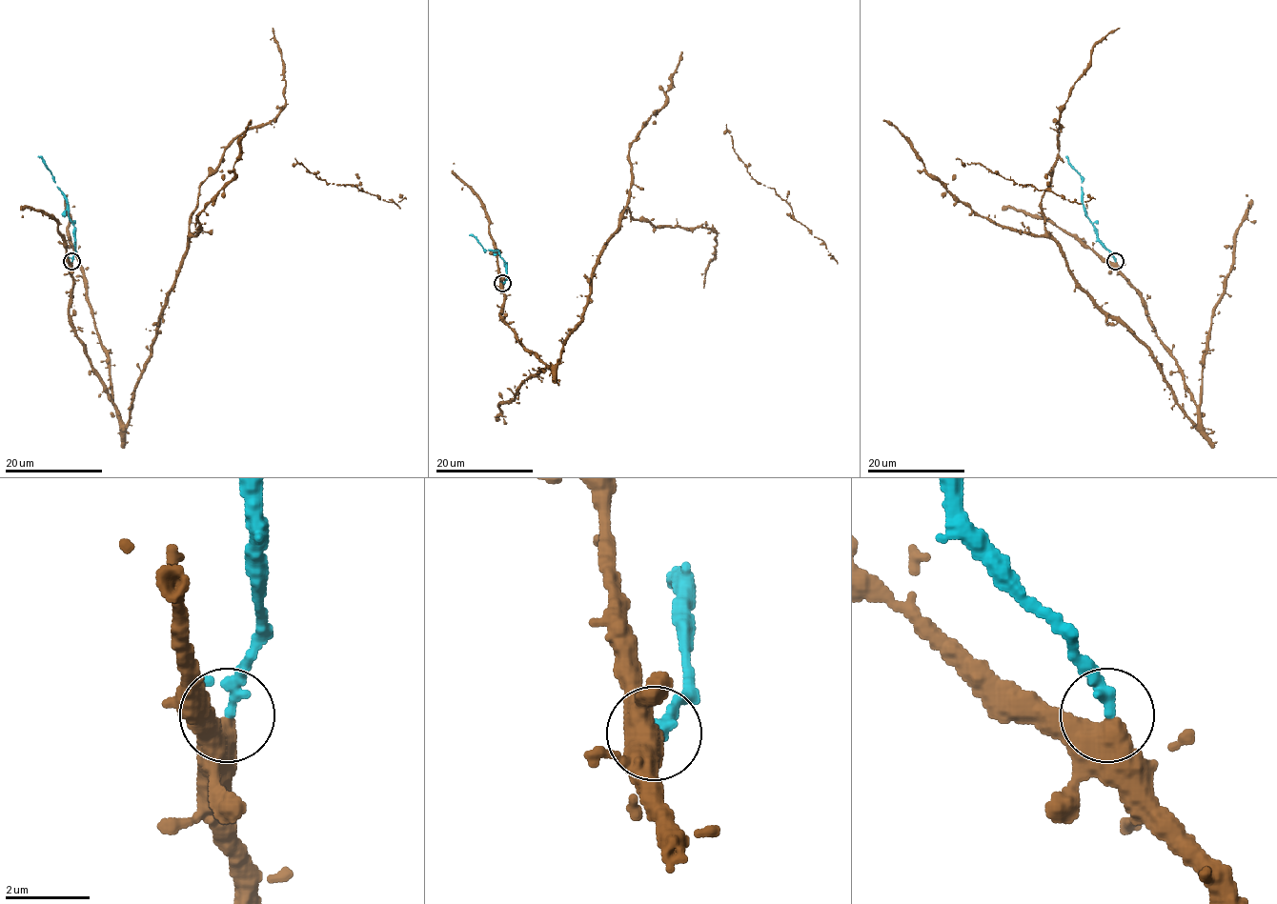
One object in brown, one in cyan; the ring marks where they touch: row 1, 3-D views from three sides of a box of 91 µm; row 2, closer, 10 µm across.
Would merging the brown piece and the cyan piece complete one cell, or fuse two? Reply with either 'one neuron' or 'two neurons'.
two neurons

